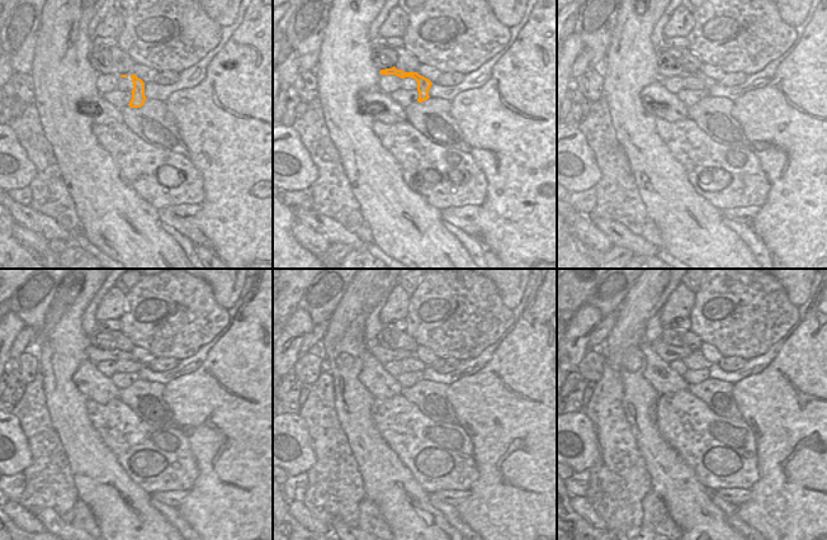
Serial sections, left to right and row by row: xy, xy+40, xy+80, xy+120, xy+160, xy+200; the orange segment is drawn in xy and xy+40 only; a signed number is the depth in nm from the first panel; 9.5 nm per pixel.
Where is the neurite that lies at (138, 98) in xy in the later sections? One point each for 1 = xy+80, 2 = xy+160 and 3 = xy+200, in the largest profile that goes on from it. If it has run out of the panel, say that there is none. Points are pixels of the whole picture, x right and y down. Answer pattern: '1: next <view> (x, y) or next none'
1: next xy+80 (664, 72)
2: next xy+160 (384, 355)
3: next xy+200 (667, 353)

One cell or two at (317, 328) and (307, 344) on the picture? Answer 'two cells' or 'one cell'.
one cell

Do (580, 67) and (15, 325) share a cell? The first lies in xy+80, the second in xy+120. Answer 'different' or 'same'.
different

